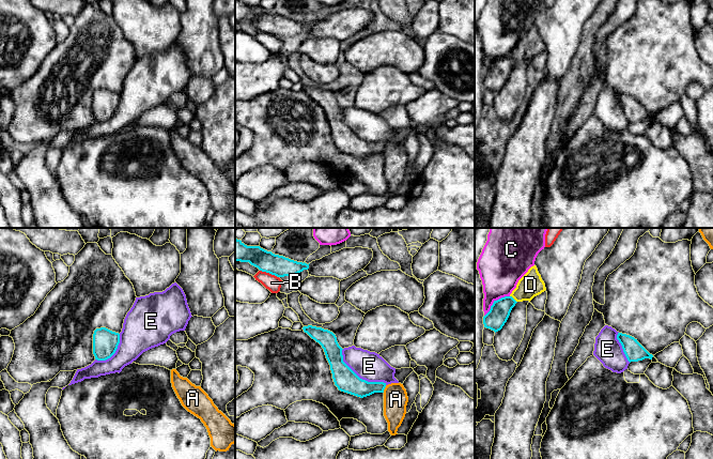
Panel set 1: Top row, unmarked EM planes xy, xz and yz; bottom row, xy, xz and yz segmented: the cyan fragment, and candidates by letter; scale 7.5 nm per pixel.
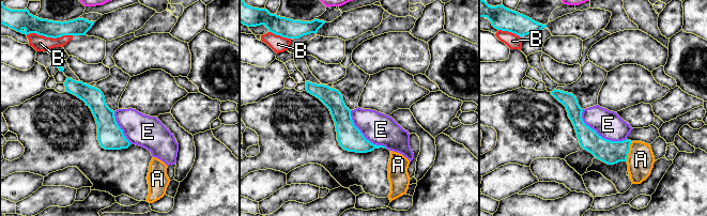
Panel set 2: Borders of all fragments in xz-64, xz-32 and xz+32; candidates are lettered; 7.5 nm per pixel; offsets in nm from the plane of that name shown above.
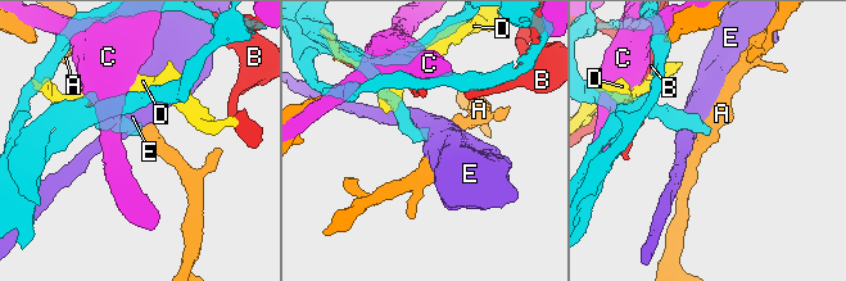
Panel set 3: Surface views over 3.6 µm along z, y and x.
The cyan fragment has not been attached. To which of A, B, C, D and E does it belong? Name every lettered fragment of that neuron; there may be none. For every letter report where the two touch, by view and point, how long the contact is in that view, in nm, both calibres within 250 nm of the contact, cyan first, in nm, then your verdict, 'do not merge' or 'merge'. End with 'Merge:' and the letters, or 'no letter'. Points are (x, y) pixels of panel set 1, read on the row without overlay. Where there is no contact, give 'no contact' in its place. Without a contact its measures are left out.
A: xz (384, 149) | 60 nm | 150/180 nm | do not merge
B: xz (269, 33) | 160 nm | 160/120 nm | do not merge
C: yz (494, 62) | 240 nm | 160/320 nm | do not merge
D: yz (513, 59) | 80 nm | 160/180 nm | do not merge
E: xz (358, 137) | 440 nm | 170/220 nm | do not merge
Merge: no letter

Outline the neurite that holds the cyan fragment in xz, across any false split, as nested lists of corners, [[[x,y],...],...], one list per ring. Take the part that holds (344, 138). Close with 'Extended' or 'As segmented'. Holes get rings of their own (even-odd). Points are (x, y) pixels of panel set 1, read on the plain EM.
[[[312,86],[304,87],[303,90],[324,109],[335,146],[339,151],[360,158],[374,153],[384,153],[386,143],[362,140],[343,122],[343,109],[332,92]]]. As segmented

